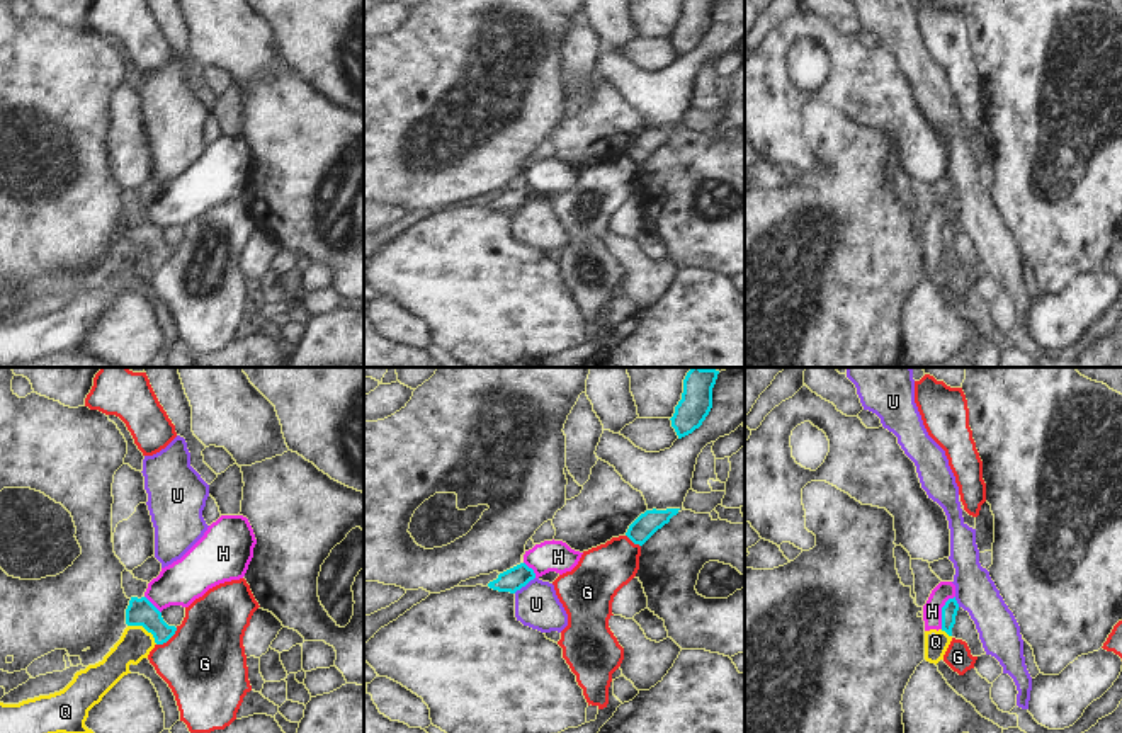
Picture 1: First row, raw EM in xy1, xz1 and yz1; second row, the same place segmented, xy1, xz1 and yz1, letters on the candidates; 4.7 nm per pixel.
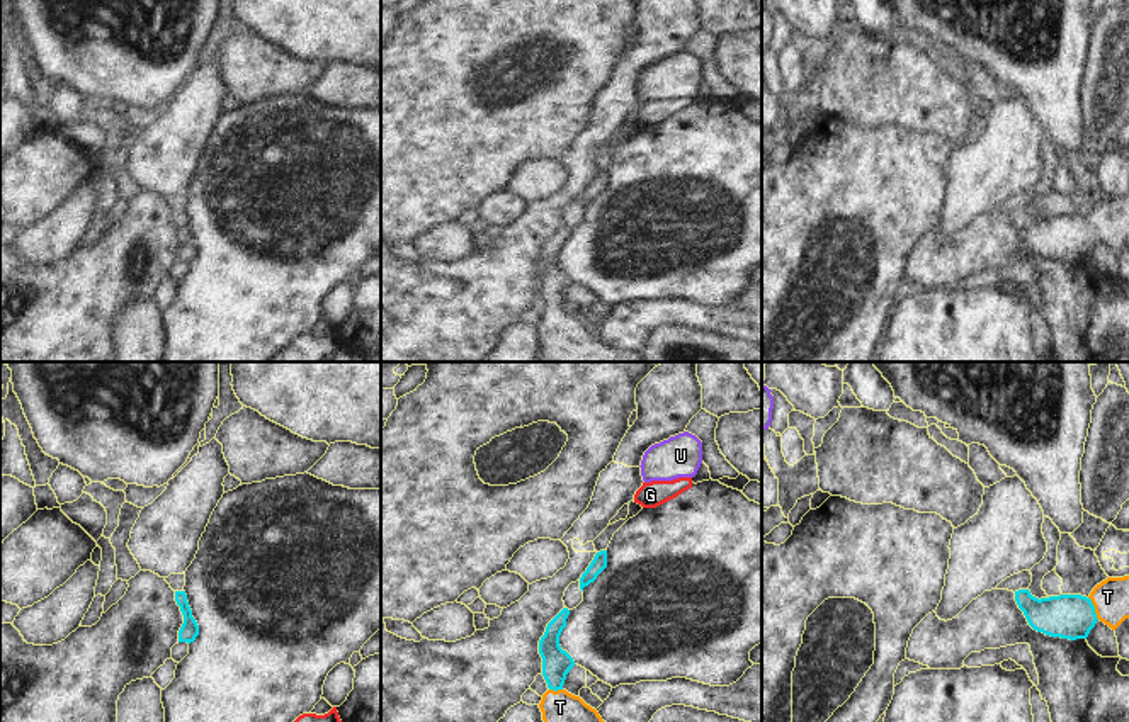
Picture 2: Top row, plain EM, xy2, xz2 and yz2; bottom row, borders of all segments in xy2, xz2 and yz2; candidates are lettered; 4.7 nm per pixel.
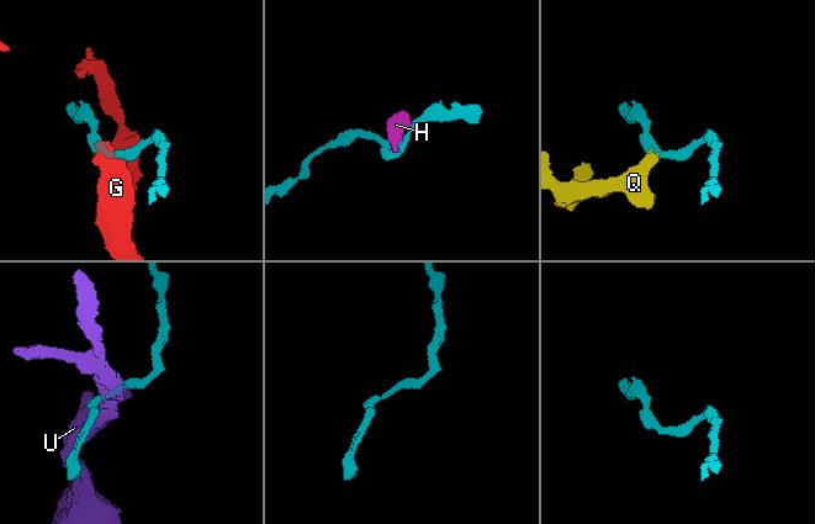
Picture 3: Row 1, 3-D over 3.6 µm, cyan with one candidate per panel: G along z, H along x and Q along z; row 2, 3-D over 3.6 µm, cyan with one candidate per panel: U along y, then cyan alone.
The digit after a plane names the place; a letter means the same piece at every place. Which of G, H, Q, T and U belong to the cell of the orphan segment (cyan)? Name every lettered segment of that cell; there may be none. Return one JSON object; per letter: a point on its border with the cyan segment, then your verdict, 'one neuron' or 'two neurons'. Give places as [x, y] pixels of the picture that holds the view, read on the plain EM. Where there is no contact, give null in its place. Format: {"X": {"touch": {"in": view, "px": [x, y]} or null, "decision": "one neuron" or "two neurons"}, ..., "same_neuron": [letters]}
{"G": {"touch": {"in": "xy1", "px": [167, 259]}, "decision": "two neurons"}, "H": {"touch": {"in": "yz1", "px": [942, 230]}, "decision": "two neurons"}, "Q": {"touch": {"in": "xy1", "px": [145, 247]}, "decision": "two neurons"}, "T": {"touch": {"in": "yz2", "px": [1094, 228]}, "decision": "one neuron"}, "U": {"touch": {"in": "xz1", "px": [524, 204]}, "decision": "two neurons"}, "same_neuron": ["T"]}

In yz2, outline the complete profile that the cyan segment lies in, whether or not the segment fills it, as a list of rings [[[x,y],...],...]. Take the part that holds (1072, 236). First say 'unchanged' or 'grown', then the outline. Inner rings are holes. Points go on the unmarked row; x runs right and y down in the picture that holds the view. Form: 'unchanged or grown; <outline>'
grown; [[[1129,195],[1107,197],[1088,217],[1059,214],[1039,219],[1029,209],[1018,209],[1015,221],[1034,250],[1069,260],[1086,258],[1098,240],[1115,250],[1129,238]]]

